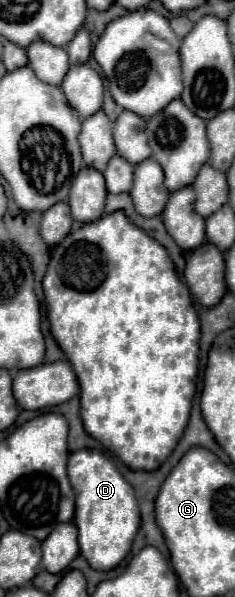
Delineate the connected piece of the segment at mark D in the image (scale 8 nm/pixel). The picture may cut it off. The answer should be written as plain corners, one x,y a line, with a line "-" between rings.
83,448
71,452
67,464
69,480
75,490
75,526
79,530
79,548
95,570
115,568
131,550
139,530
139,506
133,486
101,452

